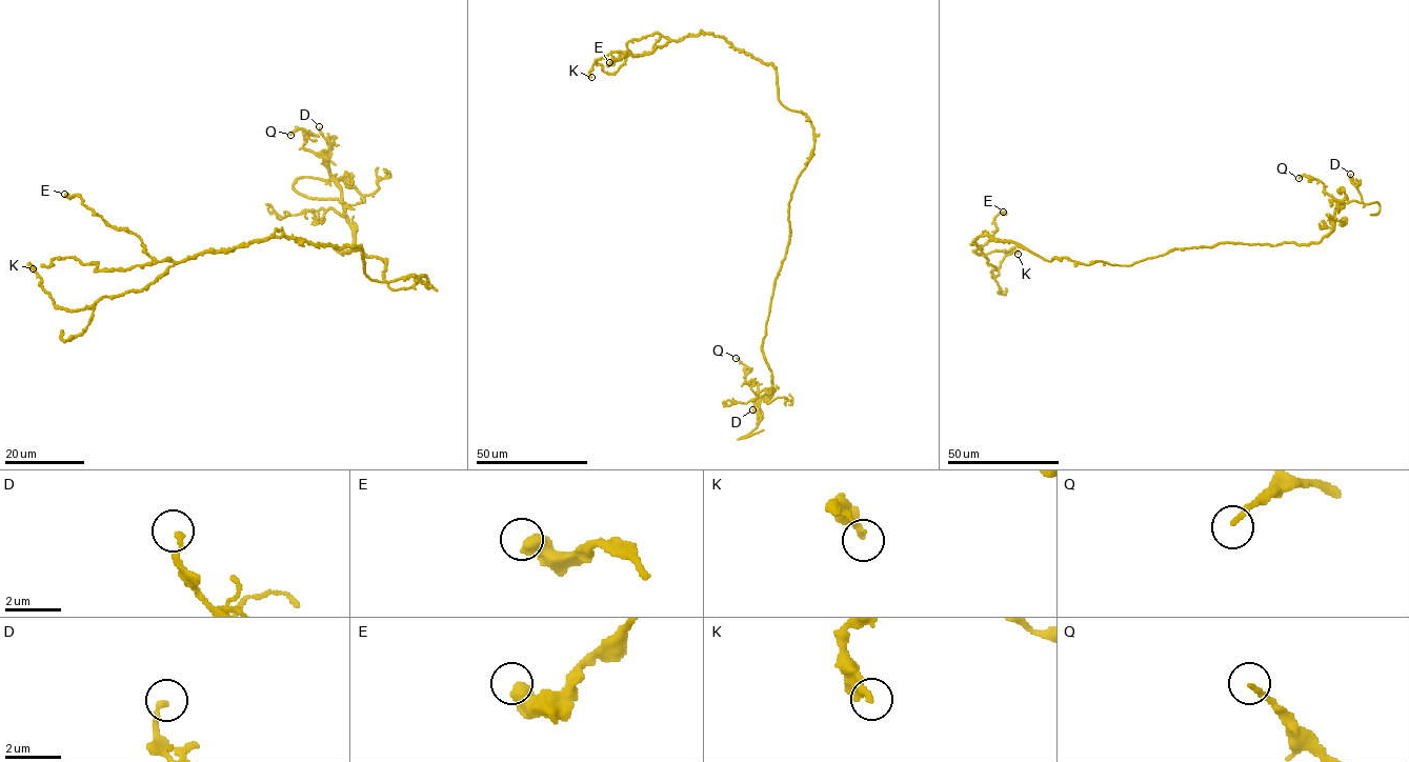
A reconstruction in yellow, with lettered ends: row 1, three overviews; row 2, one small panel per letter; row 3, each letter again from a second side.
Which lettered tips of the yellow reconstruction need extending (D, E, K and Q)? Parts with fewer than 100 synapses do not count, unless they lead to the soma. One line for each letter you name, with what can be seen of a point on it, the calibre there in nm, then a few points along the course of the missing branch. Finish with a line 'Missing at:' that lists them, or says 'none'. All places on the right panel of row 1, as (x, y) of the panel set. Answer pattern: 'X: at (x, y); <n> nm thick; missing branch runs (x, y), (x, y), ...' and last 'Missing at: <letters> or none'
Missing at: none

